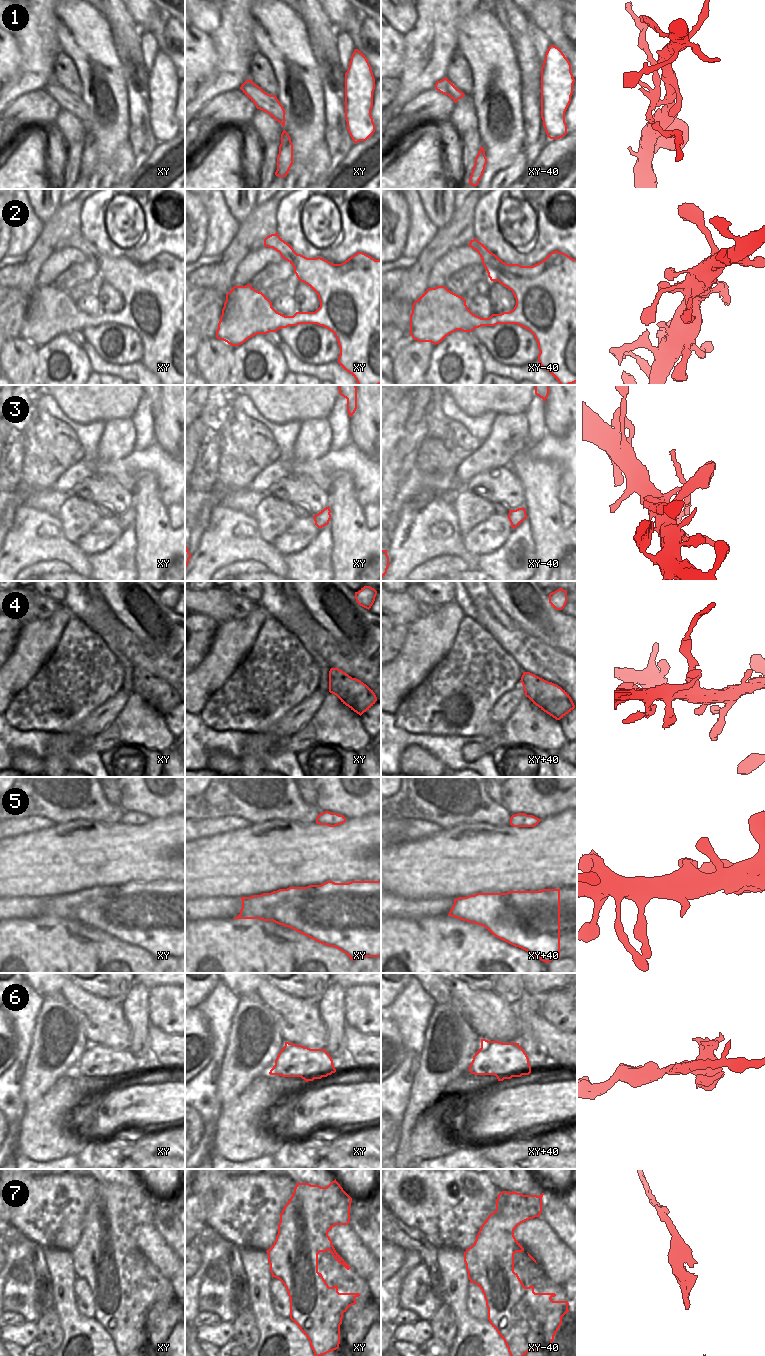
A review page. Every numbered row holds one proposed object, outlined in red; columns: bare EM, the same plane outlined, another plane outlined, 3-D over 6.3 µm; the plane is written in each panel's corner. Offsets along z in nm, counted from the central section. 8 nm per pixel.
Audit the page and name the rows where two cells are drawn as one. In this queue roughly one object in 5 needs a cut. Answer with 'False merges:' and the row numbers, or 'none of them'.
False merges: 3, 4

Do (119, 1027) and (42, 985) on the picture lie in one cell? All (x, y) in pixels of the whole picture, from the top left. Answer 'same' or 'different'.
same

